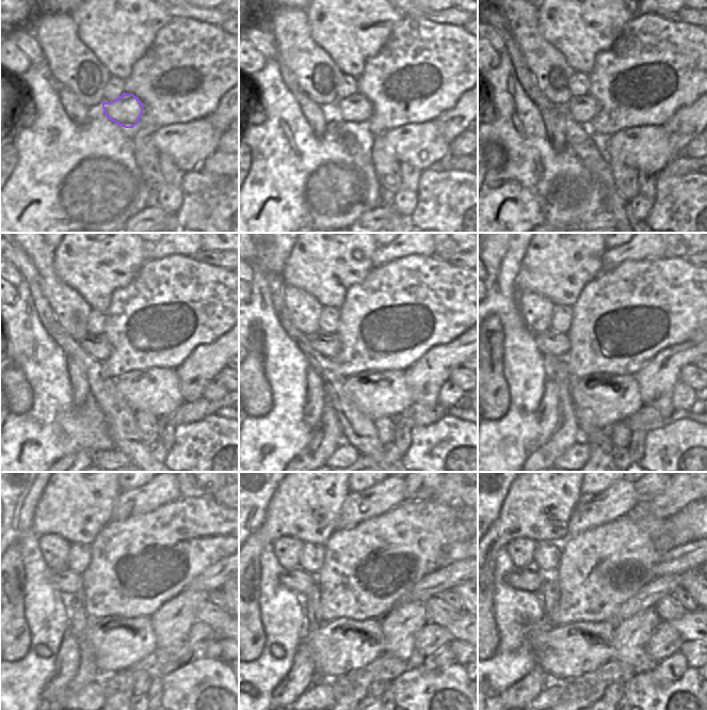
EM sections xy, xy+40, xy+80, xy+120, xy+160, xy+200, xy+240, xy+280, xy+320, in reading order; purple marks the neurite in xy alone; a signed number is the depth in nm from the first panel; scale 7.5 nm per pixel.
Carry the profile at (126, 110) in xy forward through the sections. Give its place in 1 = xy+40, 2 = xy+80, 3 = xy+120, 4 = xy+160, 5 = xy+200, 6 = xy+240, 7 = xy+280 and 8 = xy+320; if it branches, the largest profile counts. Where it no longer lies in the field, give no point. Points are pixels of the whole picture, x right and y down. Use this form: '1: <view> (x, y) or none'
1: xy+40 (357, 109)
2: xy+80 (582, 109)
3: xy+120 (97, 346)
4: xy+160 (325, 345)
5: xy+200 (549, 342)
6: xy+240 (65, 581)
7: xy+280 (298, 581)
8: xy+320 (533, 580)

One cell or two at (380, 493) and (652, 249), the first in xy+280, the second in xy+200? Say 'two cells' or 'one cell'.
one cell

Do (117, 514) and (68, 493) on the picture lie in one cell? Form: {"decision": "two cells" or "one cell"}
{"decision": "two cells"}

